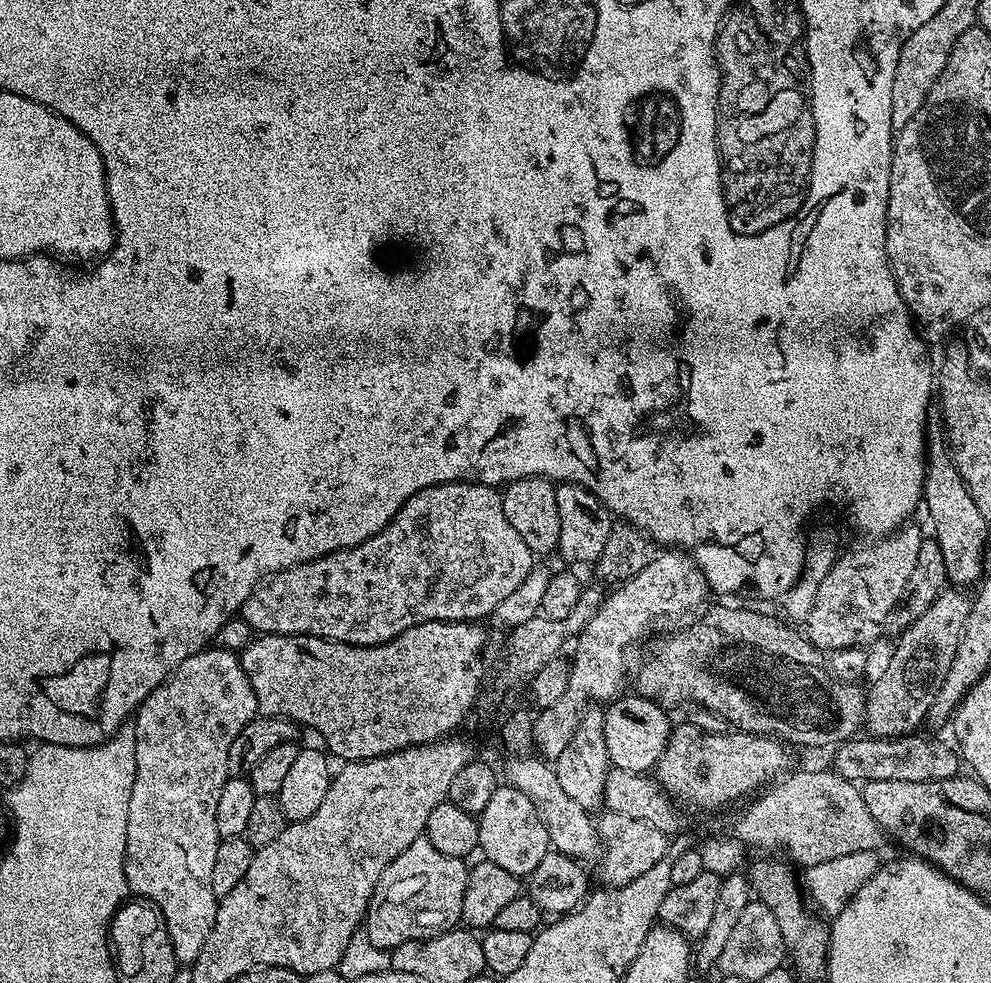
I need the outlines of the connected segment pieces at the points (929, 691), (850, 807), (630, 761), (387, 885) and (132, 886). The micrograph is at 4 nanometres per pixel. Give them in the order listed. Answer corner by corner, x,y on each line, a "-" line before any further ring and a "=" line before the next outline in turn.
945,590
940,593
938,599
935,600
934,603
931,604
929,610
926,610
925,614
922,614
921,618
918,618
905,630
902,632
897,639
897,646
893,650
884,670
881,672
880,676
875,680
874,684
869,686
866,699
865,699
865,708
864,708
864,728
871,737
875,739
892,739
895,736
909,735
913,733
918,727
922,720
925,720
929,717
931,713
931,708
933,706
934,698
937,697
938,690
941,689
942,682
946,678
946,674
950,670
950,662
954,662
954,654
958,650
958,642
962,638
962,630
966,626
966,618
970,614
970,606
972,605
972,596
969,593
964,593
967,591
964,590
952,590
956,592
951,592
951,590
=
833,770
791,772
789,771
783,778
777,779
770,787
761,791
757,795
761,796
737,818
734,836
741,845
749,844
752,848
761,848
764,851
761,853
764,854
785,852
780,854
787,857
793,865
800,864
801,869
818,866
818,862
830,862
830,858
842,858
842,854
875,853
876,848
883,846
886,833
880,829
878,822
874,822
870,810
866,810
863,791
855,783
=
639,694
621,695
605,708
608,709
603,709
602,715
609,765
631,772
651,773
658,758
662,758
662,750
666,750
668,736
674,727
673,721
668,721
668,716
664,713
667,711
=
419,836
378,878
368,915
362,925
368,941
374,946
391,950
411,940
431,940
445,929
461,923
462,897
466,894
469,865
465,857
441,854
434,850
427,836
=
209,646
203,652
194,654
186,658
172,671
165,680
159,684
154,691
140,703
140,707
134,716
134,727
136,729
136,777
134,786
130,790
130,818
126,818
126,854
124,855
124,870
126,872
126,882
129,893
138,895
156,909
162,926
168,935
168,944
174,950
176,963
180,966
191,966
202,954
202,942
206,942
206,937
214,926
216,917
216,905
218,898
214,894
214,886
210,882
210,874
214,874
214,858
218,854
221,836
218,834
218,794
222,794
222,786
228,779
228,751
230,742
238,738
238,734
256,719
258,709
256,707
256,695
250,686
250,678
240,665
239,655
231,648
223,646

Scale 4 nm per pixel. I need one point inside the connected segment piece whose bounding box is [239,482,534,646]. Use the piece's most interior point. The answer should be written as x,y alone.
450,554

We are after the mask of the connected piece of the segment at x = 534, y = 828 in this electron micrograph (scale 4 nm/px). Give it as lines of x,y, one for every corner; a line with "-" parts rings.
507,786
496,787
490,802
486,802
486,810
478,813
478,819
479,851
483,859
494,862
494,866
502,866
502,870
510,870
510,874
526,878
550,851
546,826
542,826
542,818
538,818
534,802
530,802
530,798
522,794
522,790
514,790

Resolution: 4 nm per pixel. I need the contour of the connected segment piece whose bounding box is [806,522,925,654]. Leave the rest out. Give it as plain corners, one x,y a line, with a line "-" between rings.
912,522
905,523
887,536
873,539
853,552
841,555
832,564
830,574
822,578
814,606
806,621
806,638
813,649
827,654
843,648
872,646
884,632
884,623
902,598
906,582
918,559
918,546
925,537

